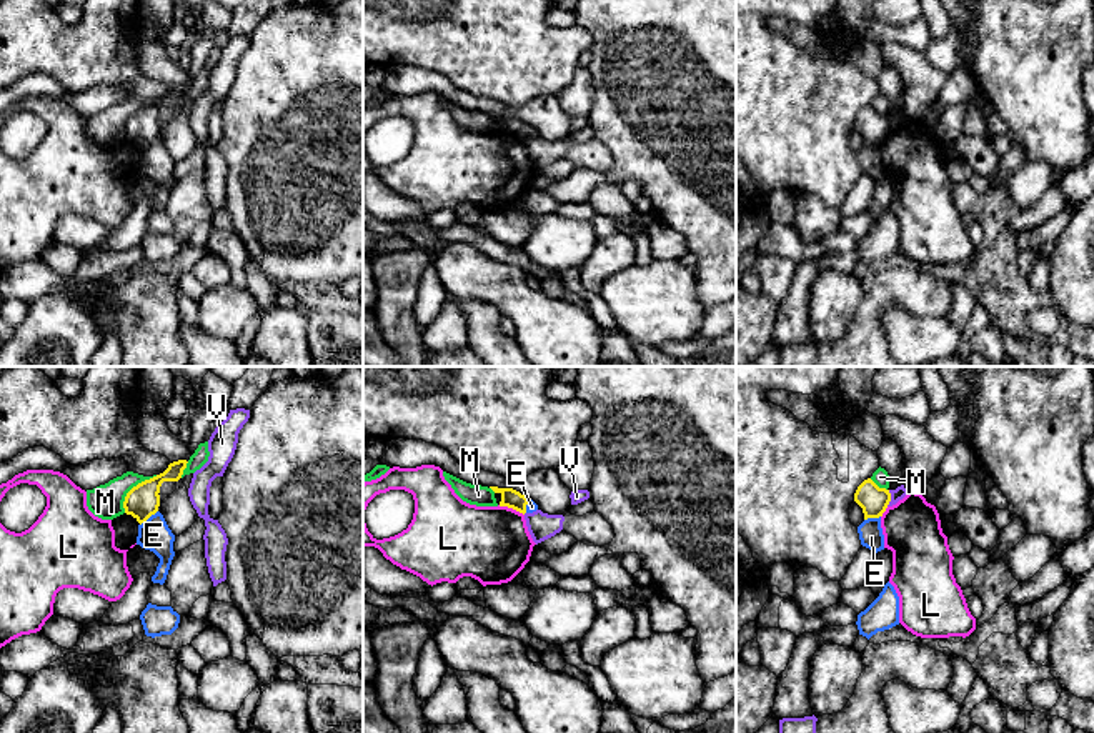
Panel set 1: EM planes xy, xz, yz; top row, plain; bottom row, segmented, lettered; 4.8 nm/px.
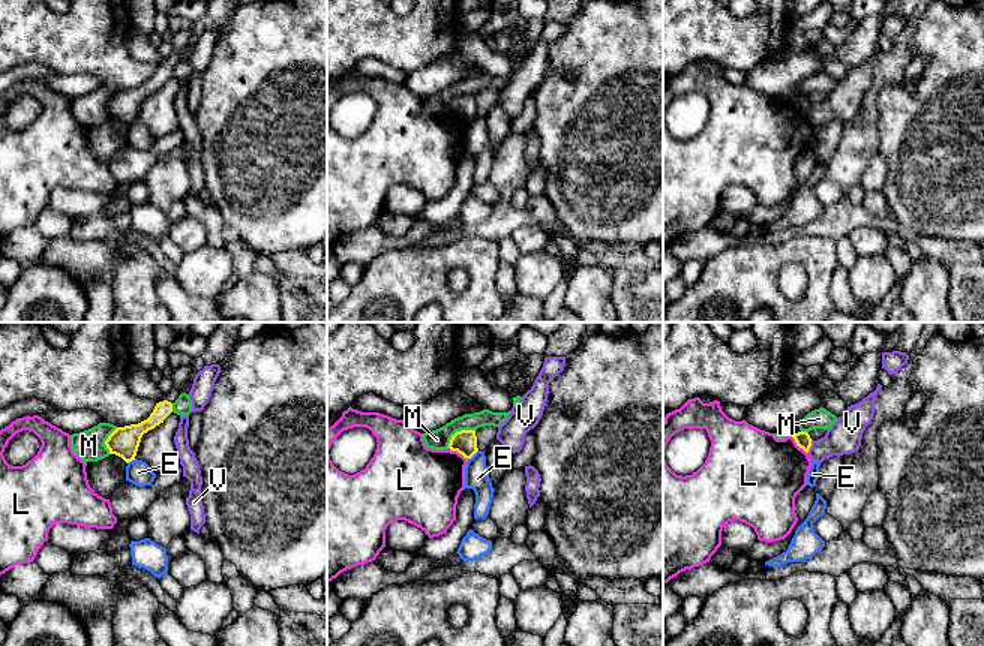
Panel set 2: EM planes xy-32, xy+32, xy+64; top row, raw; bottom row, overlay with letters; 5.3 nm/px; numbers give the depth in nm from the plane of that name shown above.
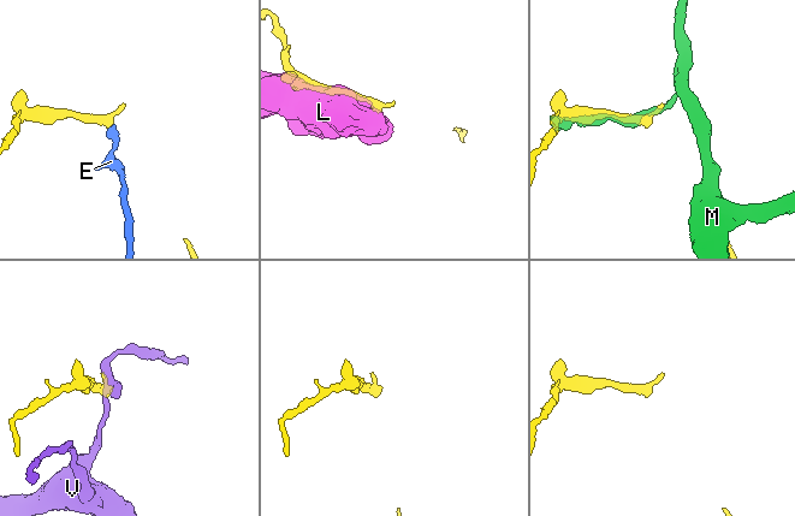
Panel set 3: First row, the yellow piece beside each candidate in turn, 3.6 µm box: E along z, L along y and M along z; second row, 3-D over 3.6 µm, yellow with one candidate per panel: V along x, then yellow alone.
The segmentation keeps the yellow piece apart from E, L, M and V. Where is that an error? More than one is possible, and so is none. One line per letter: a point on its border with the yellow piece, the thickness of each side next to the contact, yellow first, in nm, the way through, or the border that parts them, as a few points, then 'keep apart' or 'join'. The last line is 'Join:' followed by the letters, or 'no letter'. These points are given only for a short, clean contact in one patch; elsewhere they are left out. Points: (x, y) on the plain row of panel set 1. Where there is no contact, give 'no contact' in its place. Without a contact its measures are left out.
E: xy (149, 144) | 160/150 nm | along xy (157, 137), (140, 152) | keep apart
L: xz (512, 134) | 90/360 nm | keep apart
M: xy (132, 115) | 160/160 nm | keep apart
V: yz (890, 125) | 140/60 nm | keep apart
Join: no letter

